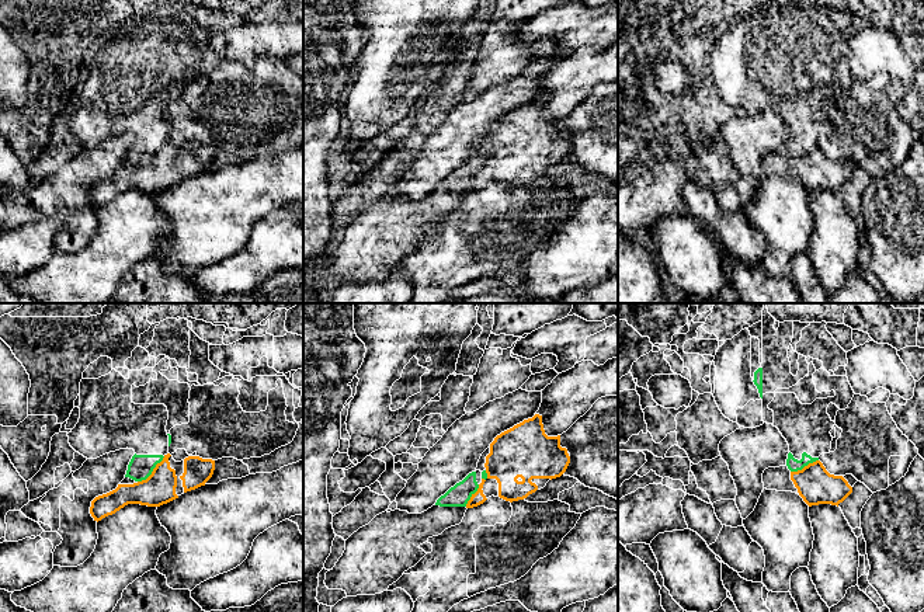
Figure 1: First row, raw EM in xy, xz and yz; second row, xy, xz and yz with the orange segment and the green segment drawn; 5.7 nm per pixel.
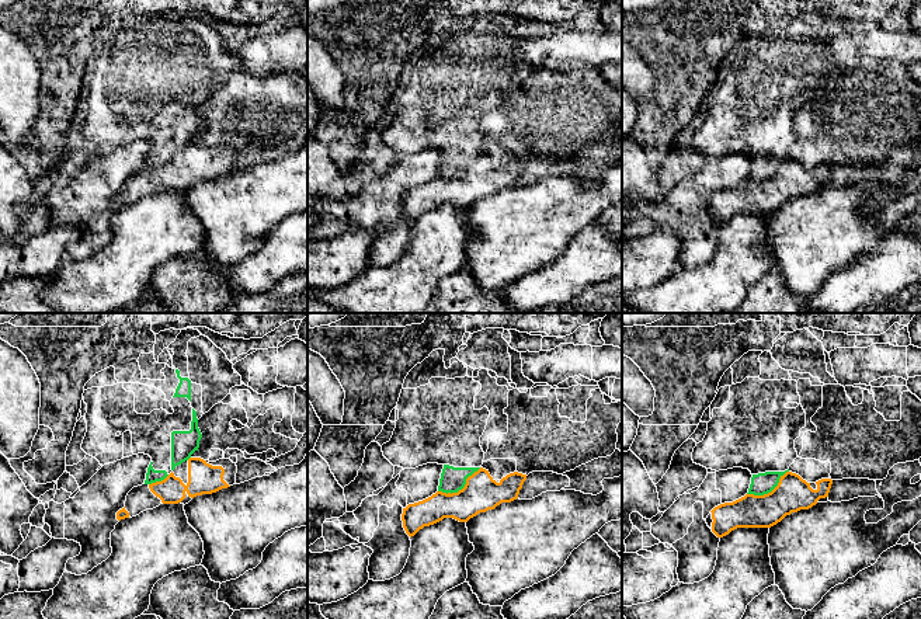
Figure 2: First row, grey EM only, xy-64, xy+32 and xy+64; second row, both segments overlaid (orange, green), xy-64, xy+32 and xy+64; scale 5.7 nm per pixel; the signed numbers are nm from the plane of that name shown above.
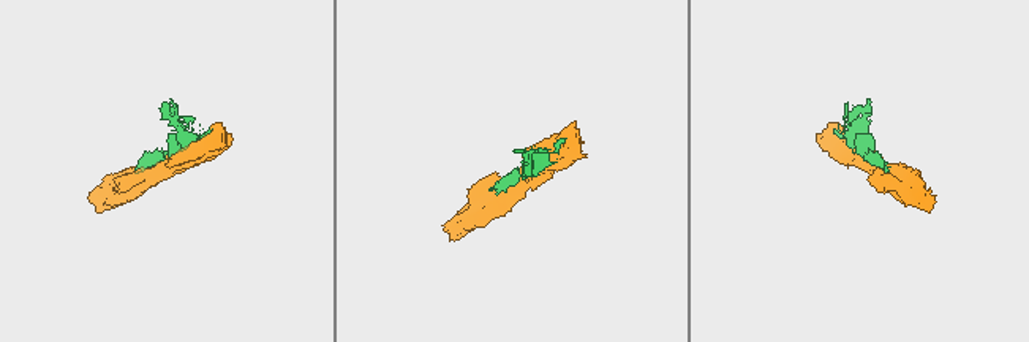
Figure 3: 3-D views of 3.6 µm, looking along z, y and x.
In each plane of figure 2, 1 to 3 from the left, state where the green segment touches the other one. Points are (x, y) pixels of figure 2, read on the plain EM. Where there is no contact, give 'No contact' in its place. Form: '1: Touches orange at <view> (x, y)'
1: Touches orange at xy-64 (159, 167)
2: Touches orange at xy+32 (462, 174)
3: Touches orange at xy+64 (768, 178)

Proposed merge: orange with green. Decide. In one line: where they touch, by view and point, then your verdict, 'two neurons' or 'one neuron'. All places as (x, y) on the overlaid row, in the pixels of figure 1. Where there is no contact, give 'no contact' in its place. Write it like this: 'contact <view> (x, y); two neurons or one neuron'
contact xy (152, 472); two neurons

